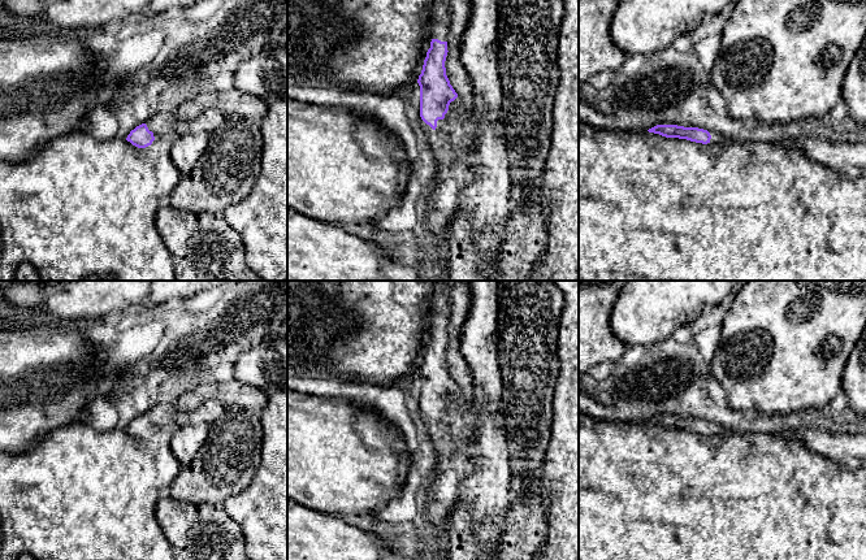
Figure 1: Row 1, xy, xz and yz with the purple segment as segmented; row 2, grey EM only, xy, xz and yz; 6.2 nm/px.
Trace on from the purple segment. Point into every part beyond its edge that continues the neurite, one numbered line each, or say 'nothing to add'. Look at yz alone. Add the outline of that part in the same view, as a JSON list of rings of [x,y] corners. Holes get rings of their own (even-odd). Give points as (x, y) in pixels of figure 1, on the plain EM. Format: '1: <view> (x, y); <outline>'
1: yz (715, 429); [[[709,422],[710,426],[711,426],[711,430],[707,435],[727,435],[727,434],[731,434],[732,431],[720,426],[720,425],[716,425],[716,424],[711,424]]]

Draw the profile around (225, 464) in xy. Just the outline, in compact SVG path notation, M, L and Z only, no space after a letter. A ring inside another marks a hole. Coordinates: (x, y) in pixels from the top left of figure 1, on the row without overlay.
M241 407L225 409L224 414L209 426L204 444L192 461L182 465L170 483L170 496L186 503L224 504L241 494L252 481L261 461L260 413Z

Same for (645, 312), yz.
M627 281L610 316L614 334L628 347L651 346L670 338L676 327L690 325L705 308L716 307L746 281Z

